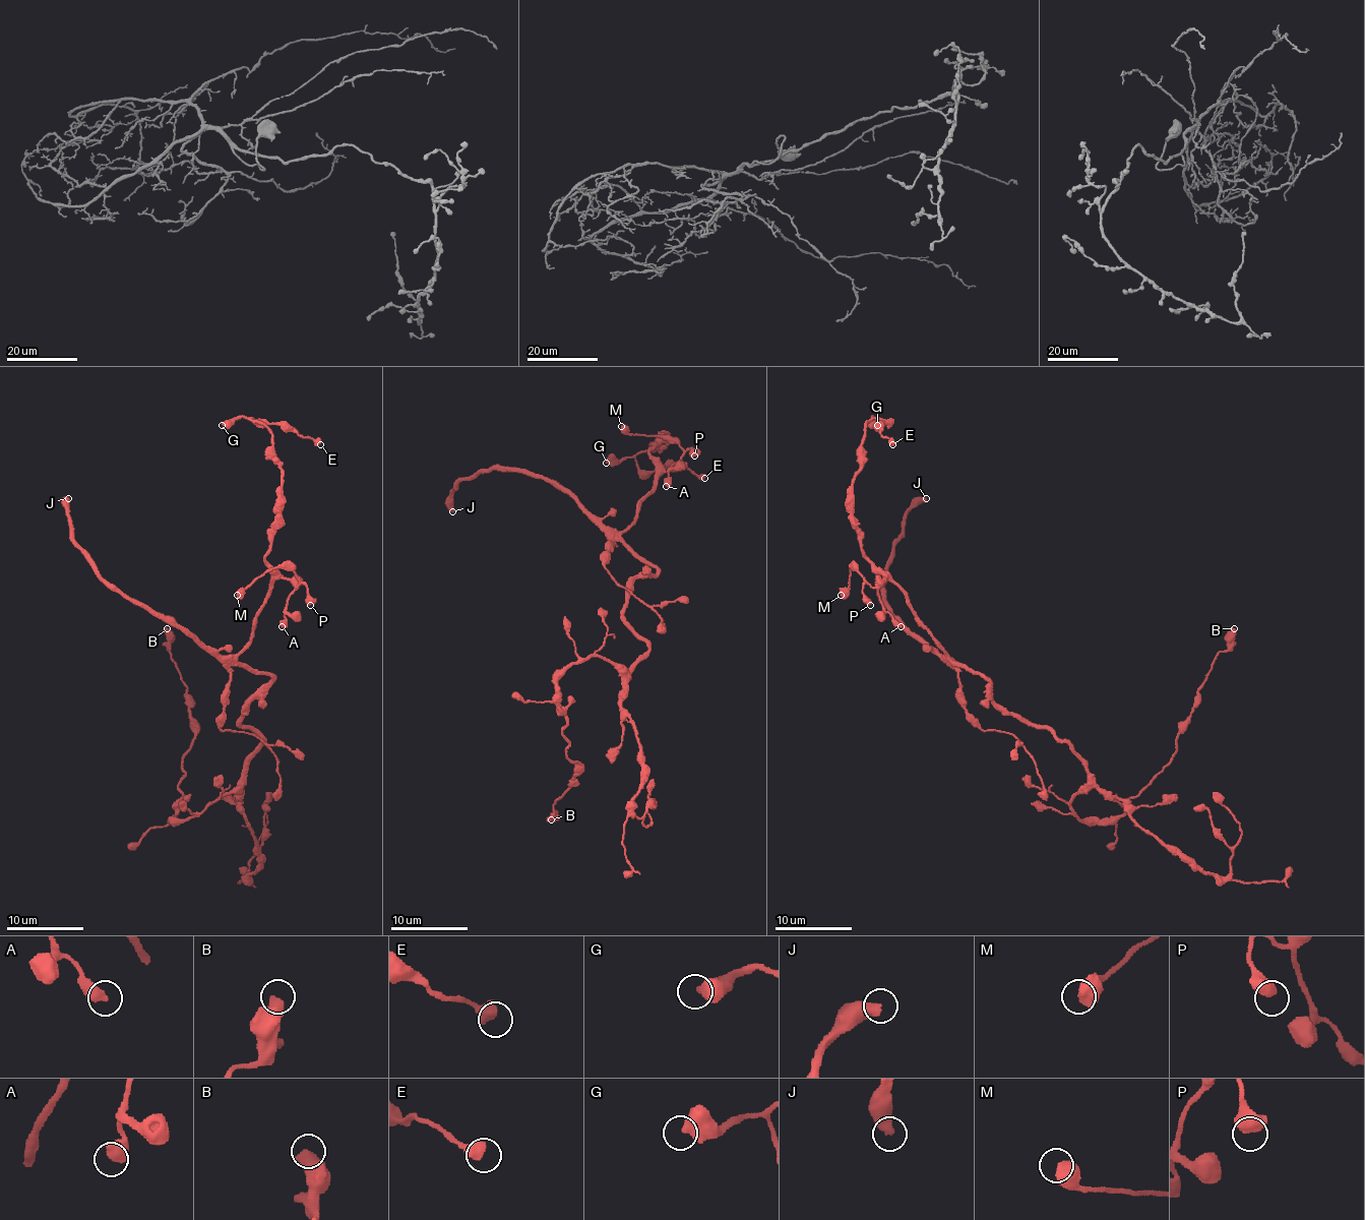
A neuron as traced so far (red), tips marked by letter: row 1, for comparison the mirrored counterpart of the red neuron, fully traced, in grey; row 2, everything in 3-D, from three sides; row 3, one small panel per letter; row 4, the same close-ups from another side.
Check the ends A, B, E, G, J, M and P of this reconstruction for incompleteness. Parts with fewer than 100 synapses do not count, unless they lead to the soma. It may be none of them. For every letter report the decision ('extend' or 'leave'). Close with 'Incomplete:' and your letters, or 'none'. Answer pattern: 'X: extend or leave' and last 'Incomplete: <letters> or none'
A: leave
B: leave
E: leave
G: leave
J: extend
M: leave
P: leave
Incomplete: J

